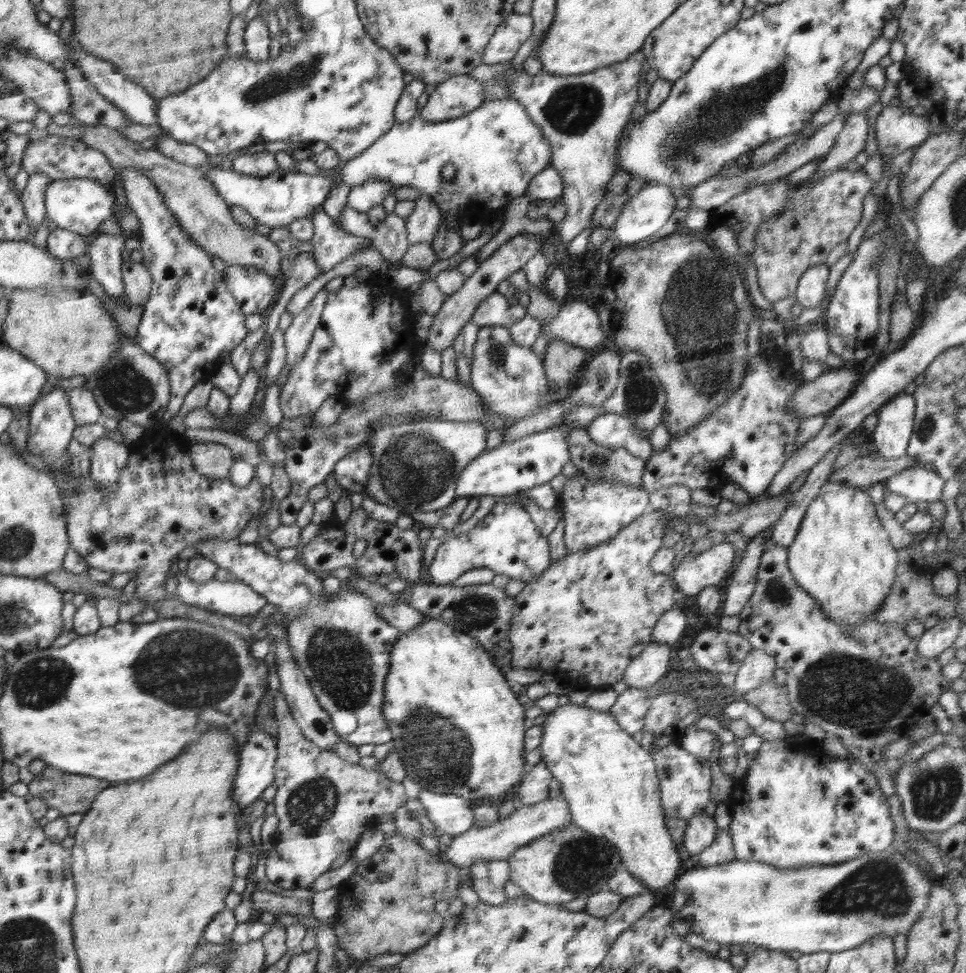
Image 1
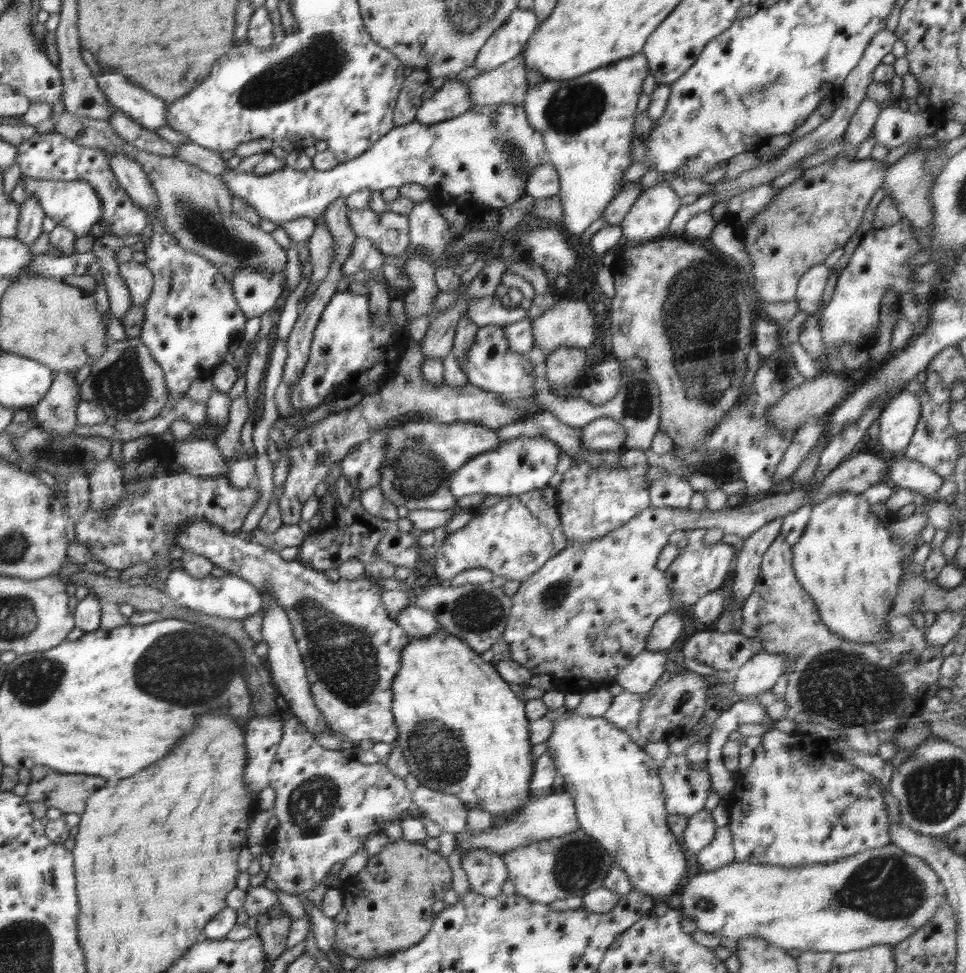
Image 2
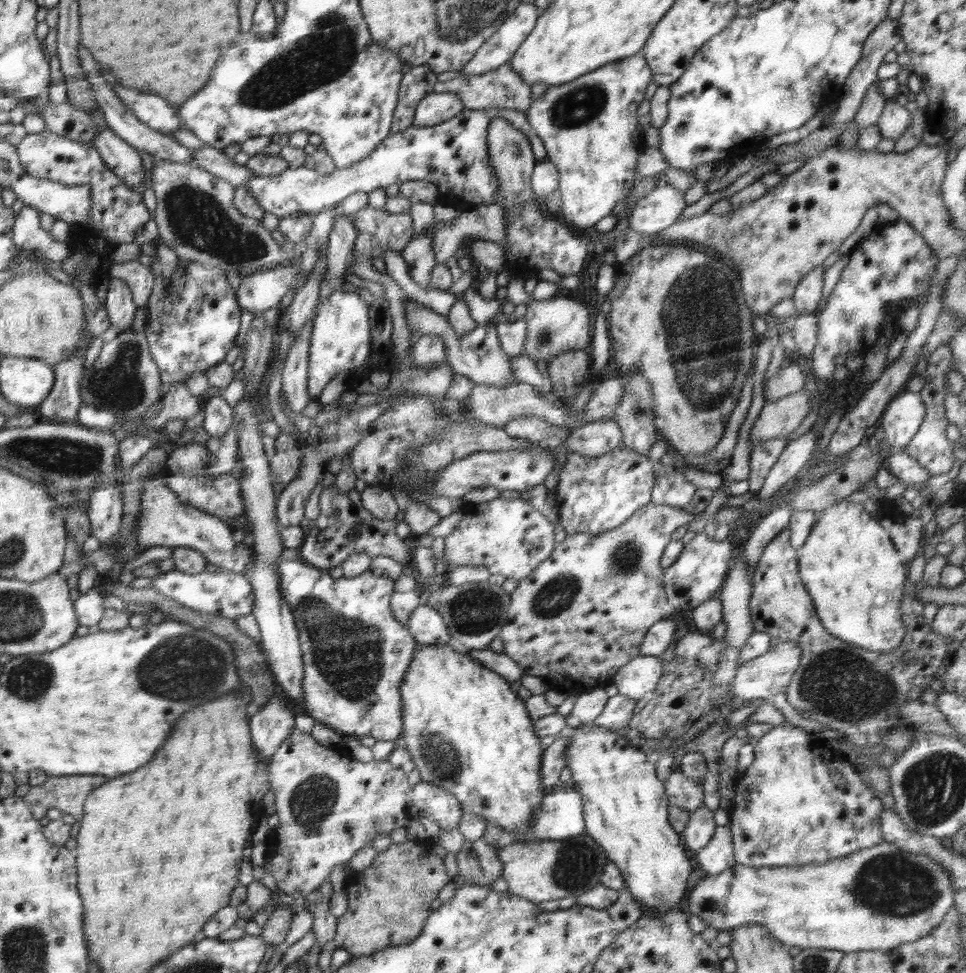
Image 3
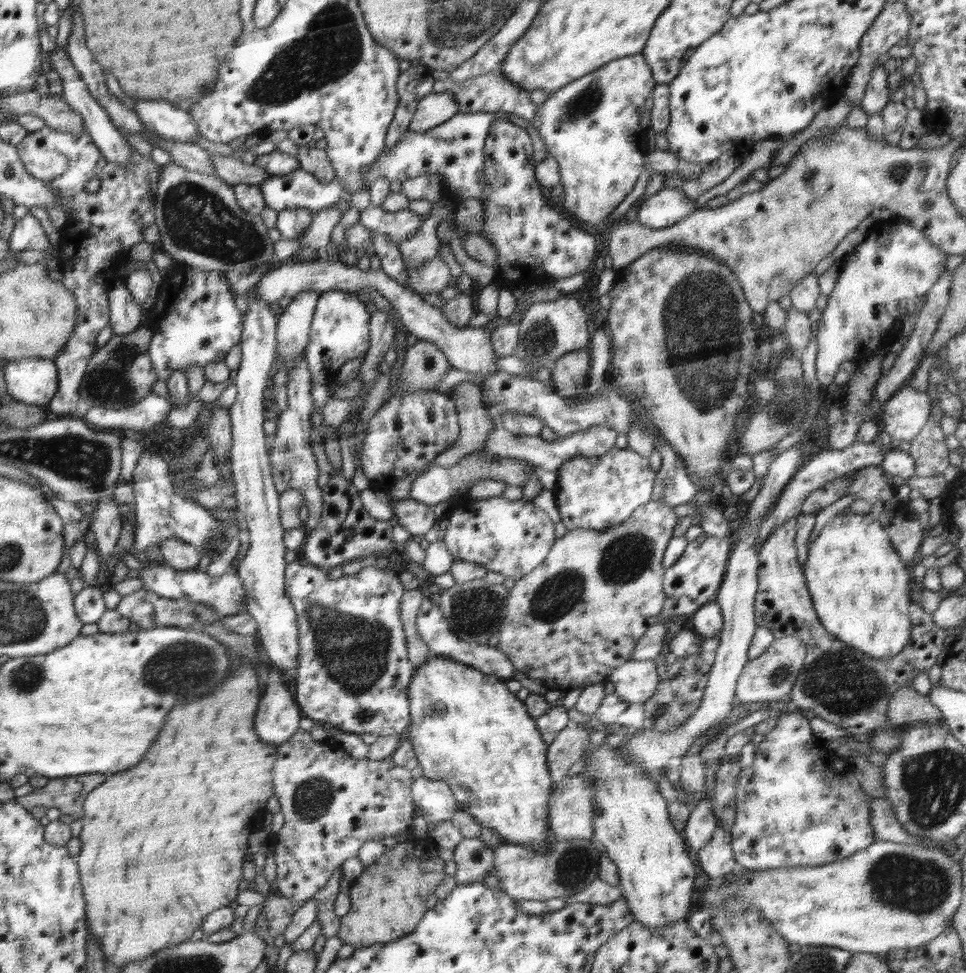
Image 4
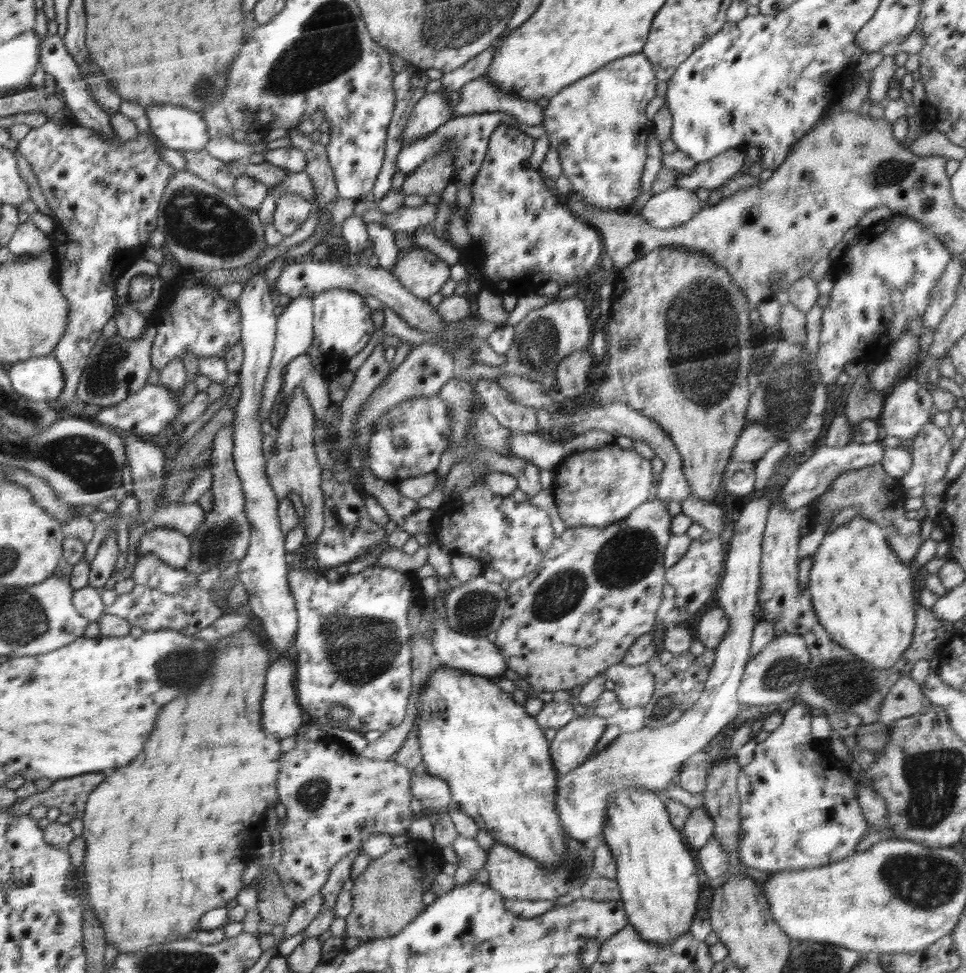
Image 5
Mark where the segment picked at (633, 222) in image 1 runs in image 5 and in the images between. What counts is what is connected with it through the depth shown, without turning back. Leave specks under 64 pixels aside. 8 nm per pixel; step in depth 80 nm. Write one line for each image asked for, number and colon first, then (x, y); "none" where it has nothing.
2: (649, 217)
3: (661, 208)
4: (668, 206)
5: (672, 208)

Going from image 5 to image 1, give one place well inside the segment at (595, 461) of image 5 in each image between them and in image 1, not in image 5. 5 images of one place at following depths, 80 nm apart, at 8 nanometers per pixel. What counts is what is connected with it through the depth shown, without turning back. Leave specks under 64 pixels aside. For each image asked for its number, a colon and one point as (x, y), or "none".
1: (593, 511)
2: (591, 502)
3: (594, 494)
4: (599, 493)

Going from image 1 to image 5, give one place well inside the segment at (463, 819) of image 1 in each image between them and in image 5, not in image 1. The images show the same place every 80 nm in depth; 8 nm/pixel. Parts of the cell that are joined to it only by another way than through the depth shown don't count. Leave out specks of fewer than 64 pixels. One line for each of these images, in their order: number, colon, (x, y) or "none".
2: (447, 810)
3: (441, 806)
4: (434, 799)
5: (433, 792)

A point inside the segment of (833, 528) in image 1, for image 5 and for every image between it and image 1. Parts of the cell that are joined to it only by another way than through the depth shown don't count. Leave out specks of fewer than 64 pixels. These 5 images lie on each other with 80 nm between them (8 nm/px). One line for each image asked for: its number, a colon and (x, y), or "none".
2: (846, 560)
3: (856, 577)
4: (859, 586)
5: (863, 596)

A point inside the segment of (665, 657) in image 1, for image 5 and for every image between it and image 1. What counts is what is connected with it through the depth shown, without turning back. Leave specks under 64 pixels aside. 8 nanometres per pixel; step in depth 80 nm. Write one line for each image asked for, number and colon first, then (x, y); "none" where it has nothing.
2: (640, 675)
3: (640, 675)
4: (635, 681)
5: (634, 685)

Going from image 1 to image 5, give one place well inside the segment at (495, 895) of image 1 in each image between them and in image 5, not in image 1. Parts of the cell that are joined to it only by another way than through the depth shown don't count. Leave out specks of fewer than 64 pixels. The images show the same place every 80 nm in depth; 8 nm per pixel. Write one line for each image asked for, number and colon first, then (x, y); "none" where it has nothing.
2: (486, 872)
3: (477, 861)
4: (474, 859)
5: (471, 857)

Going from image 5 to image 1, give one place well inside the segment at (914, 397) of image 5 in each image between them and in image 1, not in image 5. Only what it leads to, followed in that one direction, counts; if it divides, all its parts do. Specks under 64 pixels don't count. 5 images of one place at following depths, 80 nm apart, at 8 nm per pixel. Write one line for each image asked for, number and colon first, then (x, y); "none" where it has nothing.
1: (892, 434)
2: (898, 420)
3: (901, 420)
4: (904, 414)

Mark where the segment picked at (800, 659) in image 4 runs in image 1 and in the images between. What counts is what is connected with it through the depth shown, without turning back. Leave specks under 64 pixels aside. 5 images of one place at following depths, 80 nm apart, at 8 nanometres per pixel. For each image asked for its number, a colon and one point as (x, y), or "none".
1: (758, 666)
2: (759, 674)
3: (768, 674)

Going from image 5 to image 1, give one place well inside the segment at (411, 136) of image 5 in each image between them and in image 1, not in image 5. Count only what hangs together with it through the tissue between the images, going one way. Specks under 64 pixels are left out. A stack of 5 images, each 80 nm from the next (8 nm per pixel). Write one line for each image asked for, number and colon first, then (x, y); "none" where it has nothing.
1: (459, 95)
2: (451, 100)
3: (436, 108)
4: (435, 108)

